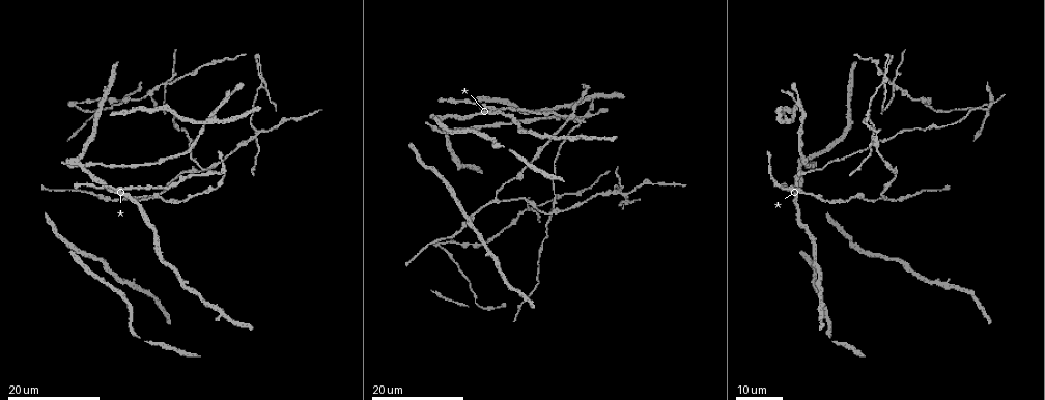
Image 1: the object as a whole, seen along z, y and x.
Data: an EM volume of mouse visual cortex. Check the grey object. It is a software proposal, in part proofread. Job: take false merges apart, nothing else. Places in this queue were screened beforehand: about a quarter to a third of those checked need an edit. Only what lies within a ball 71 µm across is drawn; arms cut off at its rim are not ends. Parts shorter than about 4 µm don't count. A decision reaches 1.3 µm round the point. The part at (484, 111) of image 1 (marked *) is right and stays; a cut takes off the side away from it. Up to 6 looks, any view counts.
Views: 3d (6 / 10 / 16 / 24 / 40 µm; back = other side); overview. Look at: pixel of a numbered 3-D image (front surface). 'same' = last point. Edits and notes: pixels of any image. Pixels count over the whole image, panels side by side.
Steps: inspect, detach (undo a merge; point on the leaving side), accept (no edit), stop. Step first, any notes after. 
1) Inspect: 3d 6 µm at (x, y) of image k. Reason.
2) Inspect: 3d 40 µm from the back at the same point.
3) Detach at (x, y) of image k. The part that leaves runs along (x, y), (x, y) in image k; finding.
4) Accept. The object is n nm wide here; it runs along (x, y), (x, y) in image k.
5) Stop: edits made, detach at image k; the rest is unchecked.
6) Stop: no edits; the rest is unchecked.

Inspect: 3d 24 µm at (472, 242) of image 1. A narrow waist.

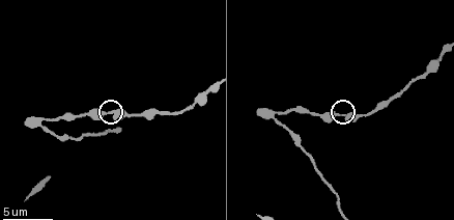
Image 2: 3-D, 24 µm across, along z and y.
Inspect: 3d 6 µm at (109, 112) of image 2.

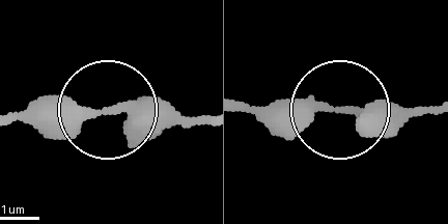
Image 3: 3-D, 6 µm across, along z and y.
Accept. It runs along (245, 104), (432, 107) in image 3; all the same neuron.

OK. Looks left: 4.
Inspect: 3d 16 µm at (169, 82) of image 1. Four or more arms meet.

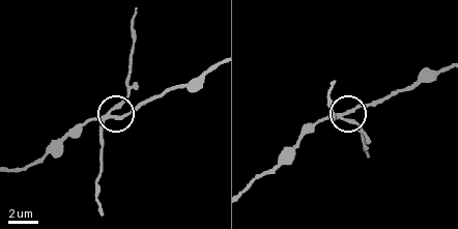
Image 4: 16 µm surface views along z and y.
Inspect: 3d 10 µm at (340, 117) of image 4. Zoom in.

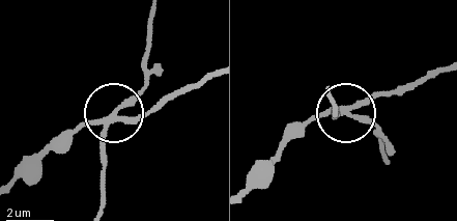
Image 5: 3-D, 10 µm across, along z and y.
Detach at (136, 93) of image 5. The object is 230 nm wide here; a second neuron is stuck on.

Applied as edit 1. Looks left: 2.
Stop: edits made, detach at image 5; the rest is unchecked.

